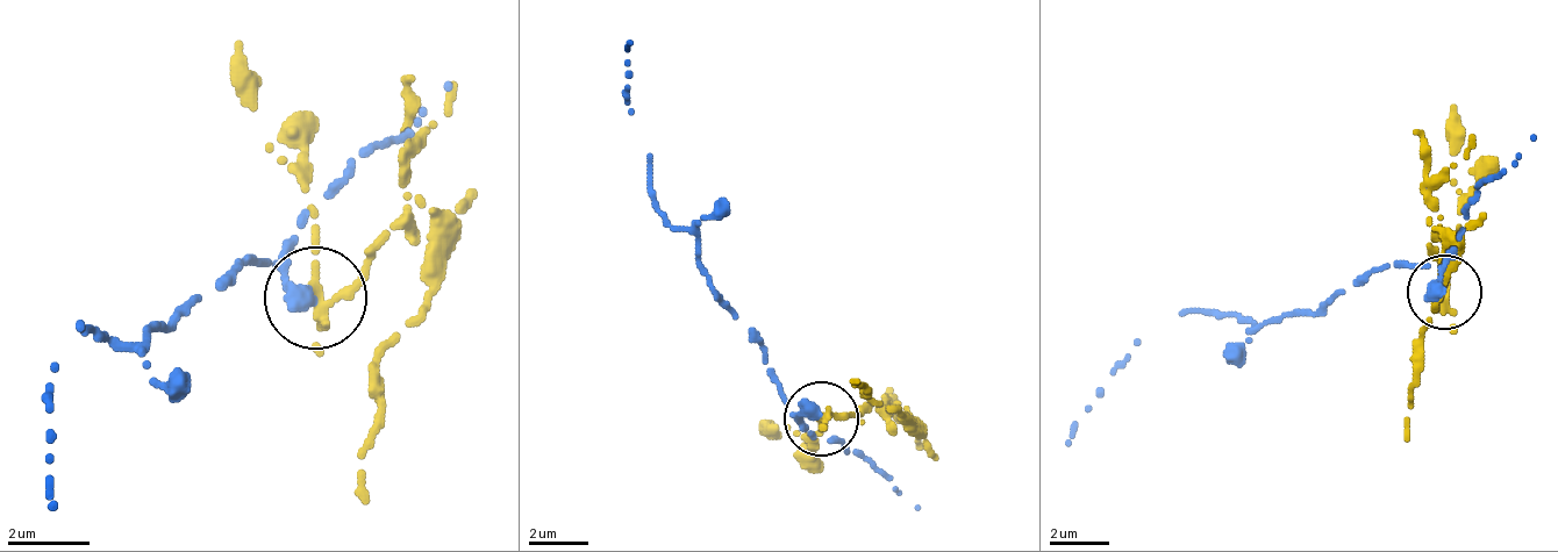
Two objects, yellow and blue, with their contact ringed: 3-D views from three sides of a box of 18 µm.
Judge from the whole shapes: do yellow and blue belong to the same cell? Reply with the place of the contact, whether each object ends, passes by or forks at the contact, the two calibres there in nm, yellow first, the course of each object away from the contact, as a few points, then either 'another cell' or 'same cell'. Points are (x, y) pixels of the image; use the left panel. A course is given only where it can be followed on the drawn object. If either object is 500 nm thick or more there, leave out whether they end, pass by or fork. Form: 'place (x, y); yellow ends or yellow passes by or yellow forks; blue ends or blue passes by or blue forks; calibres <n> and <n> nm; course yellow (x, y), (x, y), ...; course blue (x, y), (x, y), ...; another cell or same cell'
place (315, 298); yellow forks; blue ends; calibres 220 and 440 nm; course yellow (313, 295), (354, 285), (394, 224), (424, 255), (424, 306), (373, 367), (364, 500); course blue (313, 295), (262, 265), (241, 265), (138, 346), (87, 325), (77, 325), (47, 387), (57, 510); another cell

